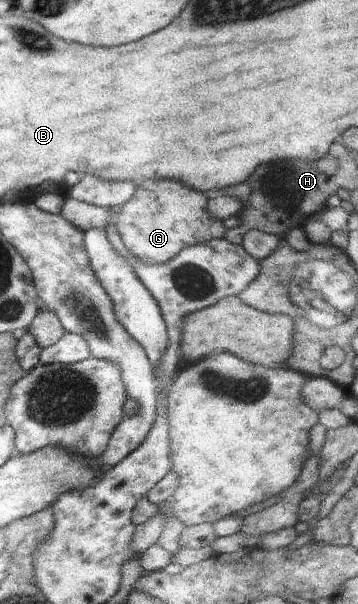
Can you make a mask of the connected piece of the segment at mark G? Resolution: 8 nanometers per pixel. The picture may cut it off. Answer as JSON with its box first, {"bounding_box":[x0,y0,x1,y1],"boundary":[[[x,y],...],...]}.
{"bounding_box":[59,179,227,264],"boundary":[[[151,179],[143,181],[135,197],[120,210],[110,210],[69,198],[64,201],[59,213],[82,232],[113,226],[117,228],[125,247],[143,263],[164,264],[177,257],[183,248],[224,237],[227,229],[223,221],[215,219],[208,212],[207,204],[207,196],[189,185],[183,185],[181,181]]]}

